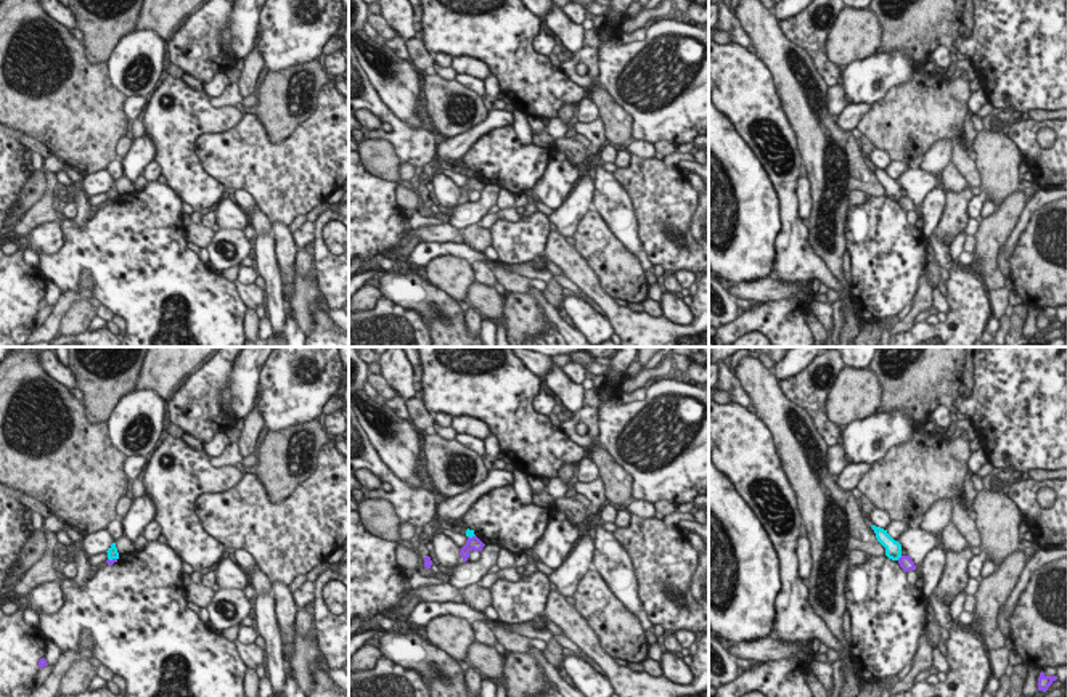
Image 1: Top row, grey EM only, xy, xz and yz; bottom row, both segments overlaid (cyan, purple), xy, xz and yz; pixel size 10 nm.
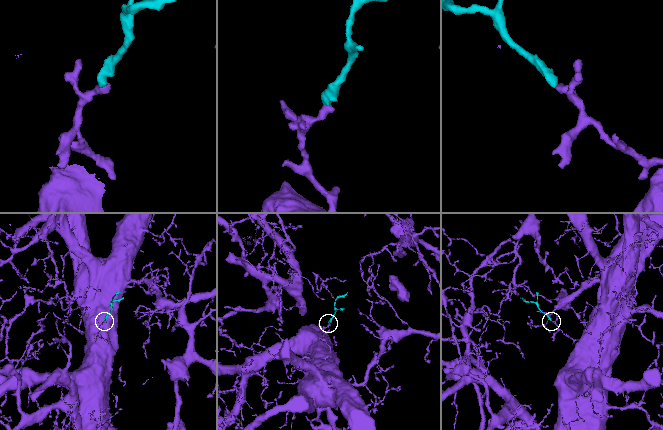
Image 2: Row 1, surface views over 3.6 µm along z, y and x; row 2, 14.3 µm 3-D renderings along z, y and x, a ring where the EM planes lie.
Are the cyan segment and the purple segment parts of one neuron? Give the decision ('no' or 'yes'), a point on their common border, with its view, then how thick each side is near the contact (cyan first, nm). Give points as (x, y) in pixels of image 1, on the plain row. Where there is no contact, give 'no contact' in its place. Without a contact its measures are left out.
no | yz (899, 198) | 160/140 nm

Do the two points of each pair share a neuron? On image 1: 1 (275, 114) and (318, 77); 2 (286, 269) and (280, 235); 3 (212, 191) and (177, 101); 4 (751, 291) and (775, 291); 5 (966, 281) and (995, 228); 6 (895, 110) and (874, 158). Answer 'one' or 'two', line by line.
1: one
2: one
3: one
4: one
5: two
6: two

